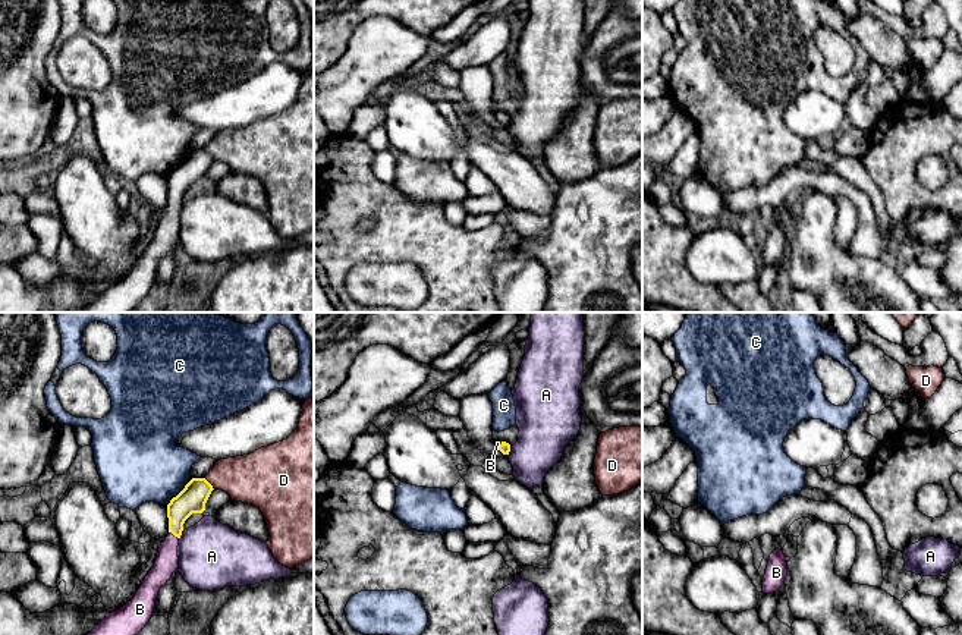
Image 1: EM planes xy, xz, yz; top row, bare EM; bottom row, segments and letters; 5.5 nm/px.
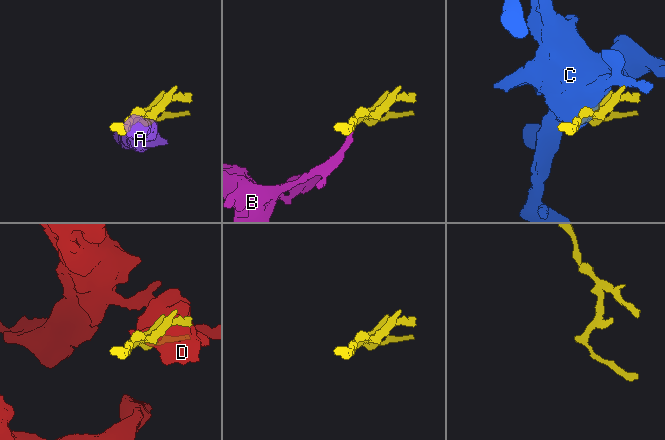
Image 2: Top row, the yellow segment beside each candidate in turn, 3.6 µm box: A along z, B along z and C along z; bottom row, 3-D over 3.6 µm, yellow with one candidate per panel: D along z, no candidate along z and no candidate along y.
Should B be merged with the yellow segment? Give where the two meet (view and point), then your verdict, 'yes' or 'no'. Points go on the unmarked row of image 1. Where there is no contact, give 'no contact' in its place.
xy (173, 206) | yes

